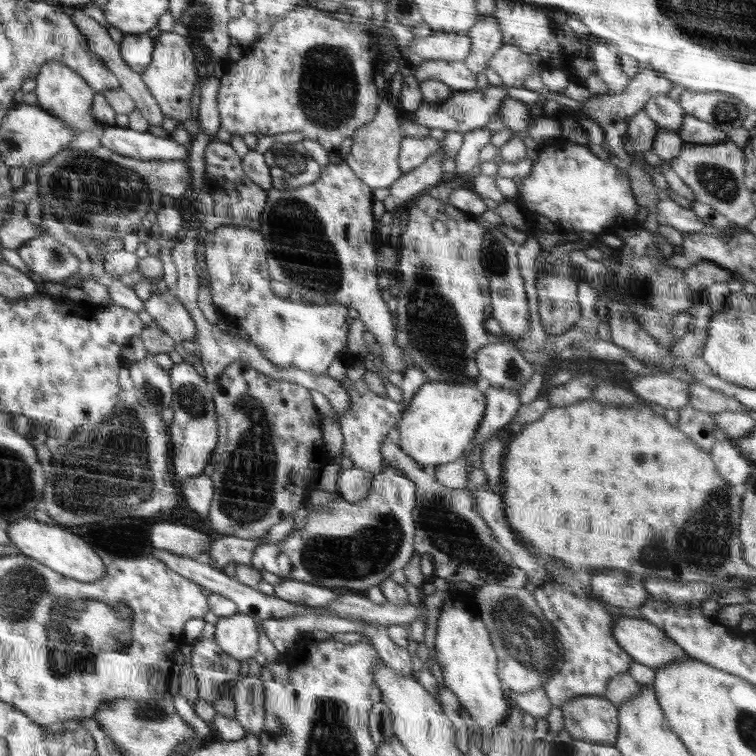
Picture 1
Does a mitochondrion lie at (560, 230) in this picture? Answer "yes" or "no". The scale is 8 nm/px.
no

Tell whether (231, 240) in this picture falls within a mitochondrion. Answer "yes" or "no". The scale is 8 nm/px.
no

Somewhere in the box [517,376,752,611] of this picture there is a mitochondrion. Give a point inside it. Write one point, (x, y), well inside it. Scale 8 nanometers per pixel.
(705, 543)

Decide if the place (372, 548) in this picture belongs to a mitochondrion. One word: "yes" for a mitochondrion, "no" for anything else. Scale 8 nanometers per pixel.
yes

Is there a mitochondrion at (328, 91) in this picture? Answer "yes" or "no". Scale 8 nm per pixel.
yes

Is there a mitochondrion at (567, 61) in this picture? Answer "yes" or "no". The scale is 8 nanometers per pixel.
no

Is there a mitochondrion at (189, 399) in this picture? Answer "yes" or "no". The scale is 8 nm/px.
yes

